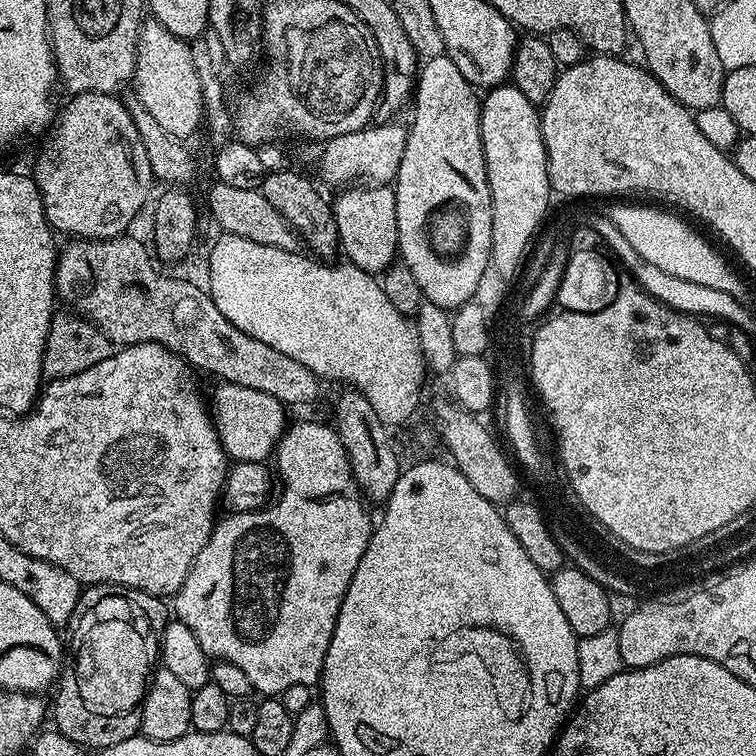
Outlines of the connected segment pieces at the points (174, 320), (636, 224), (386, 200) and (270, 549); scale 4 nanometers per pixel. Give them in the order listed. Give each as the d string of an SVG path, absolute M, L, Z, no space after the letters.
M125 234L116 237L114 240L81 240L76 238L69 244L72 245L69 246L68 252L61 251L56 261L57 297L59 297L61 301L65 300L65 302L68 303L65 305L67 305L71 311L97 324L100 329L108 335L108 339L112 341L113 345L161 344L163 348L169 348L175 356L181 356L193 369L199 370L199 368L201 368L202 371L209 372L212 376L217 376L215 378L217 381L226 384L246 386L250 390L262 390L266 394L278 398L281 404L285 406L291 406L291 404L312 404L319 398L320 387L322 387L322 381L319 376L315 376L310 369L302 366L302 362L294 362L294 358L289 358L286 354L278 354L278 350L274 350L274 346L266 346L266 342L258 342L258 338L250 338L250 334L238 330L238 326L234 326L234 322L230 322L230 318L226 318L226 314L222 314L222 310L218 310L218 306L214 306L214 302L209 293L198 290L198 286L190 286L190 282L186 279L177 278L175 275L173 275L174 277L163 276L163 274L156 269L156 264L152 261L153 253L145 241L137 240L136 237L131 234Z
M618 204L607 211L607 217L627 239L638 254L654 266L661 267L674 277L697 282L700 286L713 287L724 294L730 294L740 304L749 305L752 292L745 280L733 266L692 227L682 219L656 208Z
M348 186L339 194L332 204L332 214L340 235L339 247L348 255L347 263L373 274L387 272L400 246L395 191L388 186Z
M300 420L293 428L291 425L280 437L279 444L276 445L275 460L274 468L279 479L281 476L288 483L284 488L284 493L280 496L280 501L278 501L278 496L278 499L271 506L250 512L233 511L232 516L226 517L225 520L223 517L213 527L212 537L208 539L208 544L202 546L198 558L194 558L186 582L177 590L174 597L174 603L176 603L176 608L174 604L175 619L182 621L186 626L190 626L194 638L198 638L198 646L202 646L204 653L213 661L234 662L234 666L239 666L246 673L246 678L250 678L253 689L257 693L261 692L259 695L264 698L276 698L281 692L290 690L290 686L298 686L299 684L312 686L321 679L324 659L330 646L330 638L334 638L334 626L338 622L338 610L342 610L344 595L354 578L354 570L358 570L358 562L362 562L362 554L366 554L368 539L372 537L374 531L374 516L372 520L371 514L368 513L367 506L369 507L369 505L366 503L360 487L356 484L356 479L352 477L352 467L348 461L346 450L331 423L319 424L316 420Z

